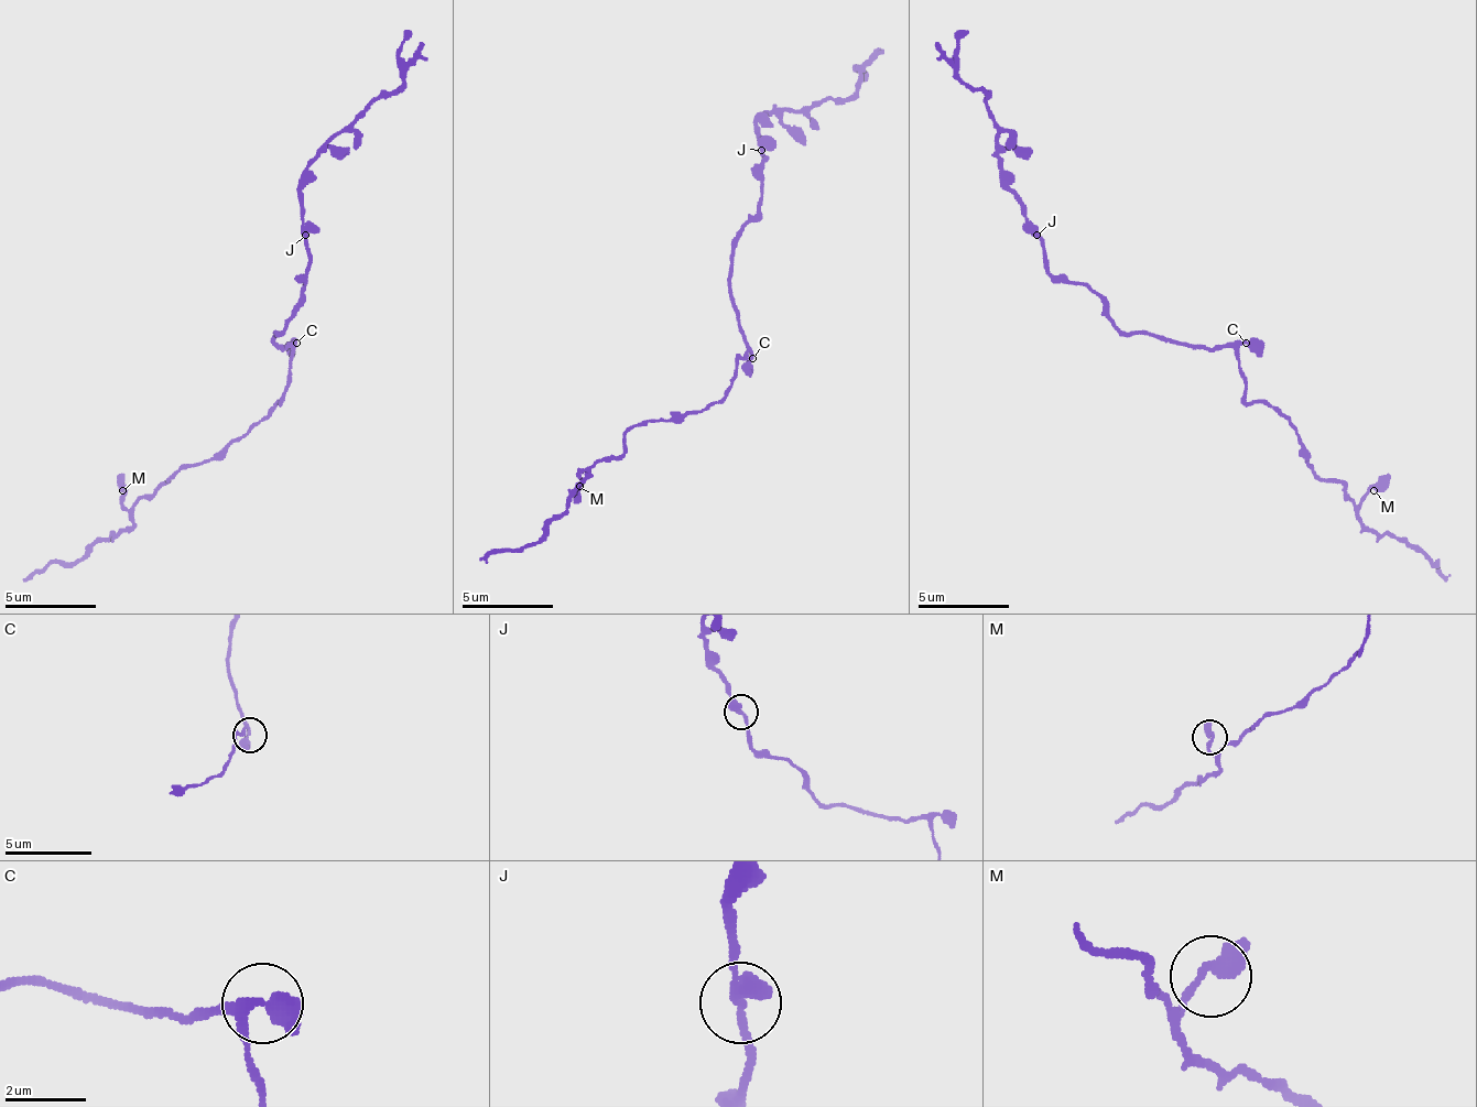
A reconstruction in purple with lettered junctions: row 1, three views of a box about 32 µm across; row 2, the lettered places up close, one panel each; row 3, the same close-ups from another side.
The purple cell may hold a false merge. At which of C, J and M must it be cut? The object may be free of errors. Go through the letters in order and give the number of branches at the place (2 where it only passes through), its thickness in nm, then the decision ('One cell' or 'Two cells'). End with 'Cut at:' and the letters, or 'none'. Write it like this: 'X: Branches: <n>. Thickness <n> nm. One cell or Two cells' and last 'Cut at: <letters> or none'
C: Branches: 2. Thickness 360 nm. One cell
J: Branches: 2. Thickness 360 nm. One cell
M: Branches: 1. Thickness 440 nm. One cell
Cut at: none

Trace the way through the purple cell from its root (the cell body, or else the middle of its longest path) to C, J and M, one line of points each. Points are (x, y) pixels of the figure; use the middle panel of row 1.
C: (740, 312), (740, 335), (753, 357)
J: (740, 312), (730, 293), (730, 238), (758, 210), (758, 202), (762, 197), (762, 151)
M: (740, 312), (749, 353), (735, 362), (730, 390), (698, 412), (639, 422), (616, 458), (579, 473), (579, 486)

